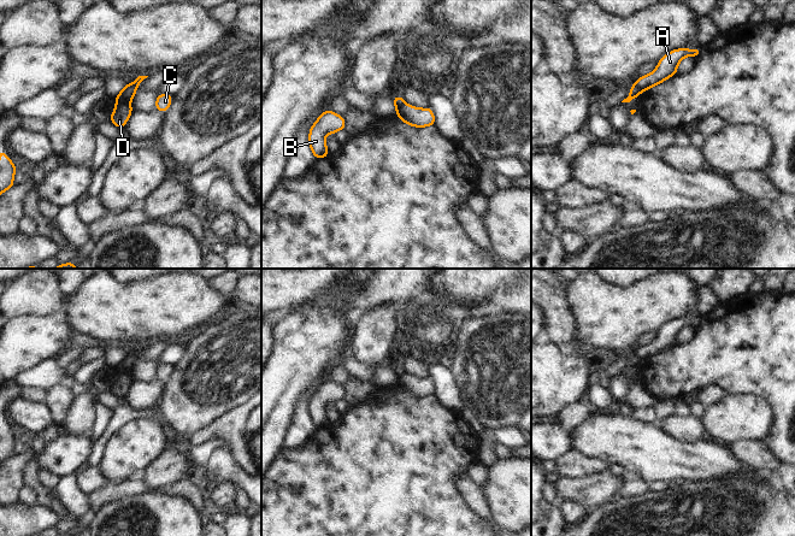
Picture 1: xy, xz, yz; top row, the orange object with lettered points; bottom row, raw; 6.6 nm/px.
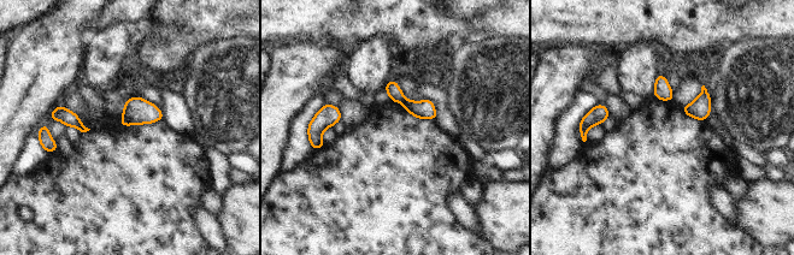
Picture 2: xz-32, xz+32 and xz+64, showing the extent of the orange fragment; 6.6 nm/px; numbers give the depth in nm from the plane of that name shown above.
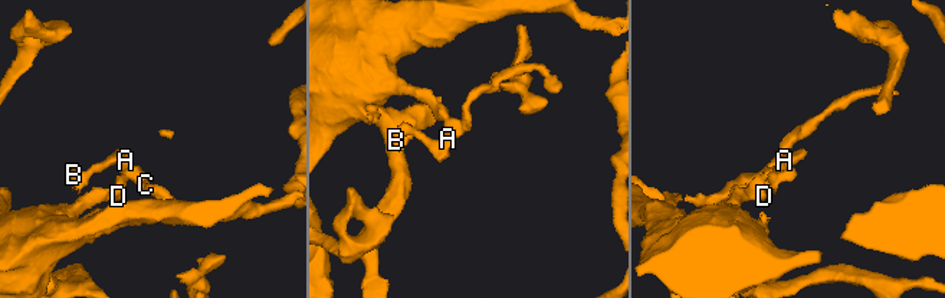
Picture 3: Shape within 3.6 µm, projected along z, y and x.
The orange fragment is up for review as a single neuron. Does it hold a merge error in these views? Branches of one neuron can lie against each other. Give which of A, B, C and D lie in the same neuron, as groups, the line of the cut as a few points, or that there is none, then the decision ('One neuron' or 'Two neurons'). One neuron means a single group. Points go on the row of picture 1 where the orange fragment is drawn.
Groups: A B C / D. Split along xz (404, 102), (396, 107). Two neurons.

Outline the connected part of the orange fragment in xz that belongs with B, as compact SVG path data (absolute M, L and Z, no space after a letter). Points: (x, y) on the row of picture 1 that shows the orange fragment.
M326 110L323 112L317 122L310 128L310 148L317 159L322 159L329 155L329 151L325 143L326 134L335 134L338 130L344 130L344 118L335 112Z

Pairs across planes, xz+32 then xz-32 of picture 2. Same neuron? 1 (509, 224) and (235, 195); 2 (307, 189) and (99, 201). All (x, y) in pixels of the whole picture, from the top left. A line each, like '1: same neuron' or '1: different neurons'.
1: same neuron
2: same neuron

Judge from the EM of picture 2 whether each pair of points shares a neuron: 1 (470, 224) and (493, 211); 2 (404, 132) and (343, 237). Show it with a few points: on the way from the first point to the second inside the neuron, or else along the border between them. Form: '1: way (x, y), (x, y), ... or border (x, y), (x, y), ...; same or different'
1: border (472, 207), (481, 232), (486, 238); different
2: way (392, 159), (392, 175), (383, 184), (370, 211); same

